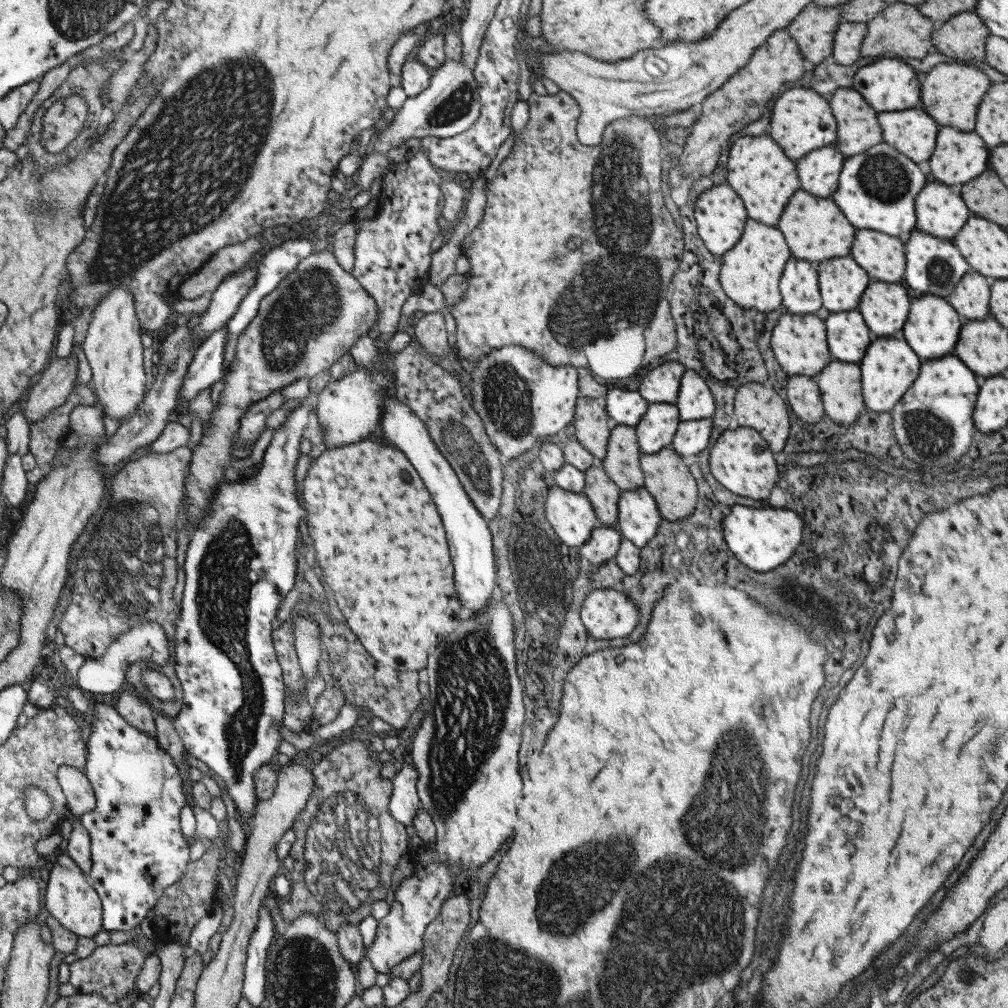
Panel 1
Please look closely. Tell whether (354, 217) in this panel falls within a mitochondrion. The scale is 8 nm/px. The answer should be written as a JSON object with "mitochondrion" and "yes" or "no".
{"mitochondrion":"no"}

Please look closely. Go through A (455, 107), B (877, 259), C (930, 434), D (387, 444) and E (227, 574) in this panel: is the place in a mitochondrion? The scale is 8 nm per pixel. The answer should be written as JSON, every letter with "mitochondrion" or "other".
{"A":"mitochondrion","B":"other","C":"mitochondrion","D":"other","E":"mitochondrion"}

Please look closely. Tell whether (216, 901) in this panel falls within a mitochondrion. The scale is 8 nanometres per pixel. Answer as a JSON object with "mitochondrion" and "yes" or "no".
{"mitochondrion":"no"}

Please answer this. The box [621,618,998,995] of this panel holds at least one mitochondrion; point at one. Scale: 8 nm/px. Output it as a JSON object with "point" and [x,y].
{"point":[966,973]}

